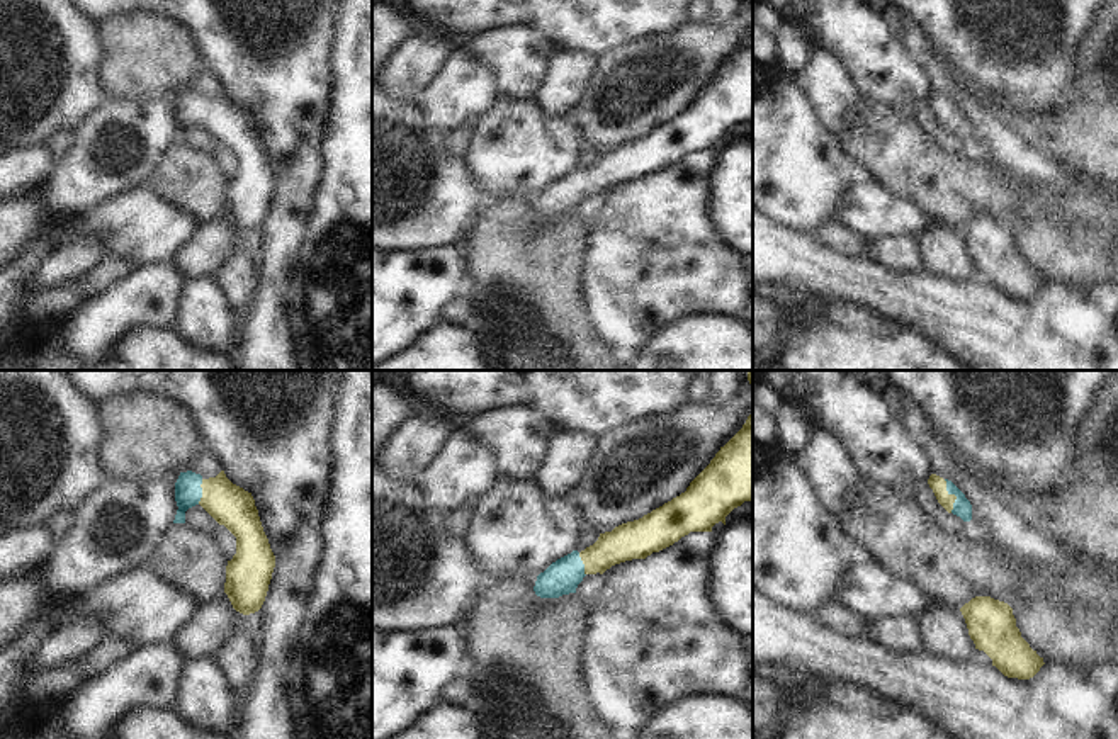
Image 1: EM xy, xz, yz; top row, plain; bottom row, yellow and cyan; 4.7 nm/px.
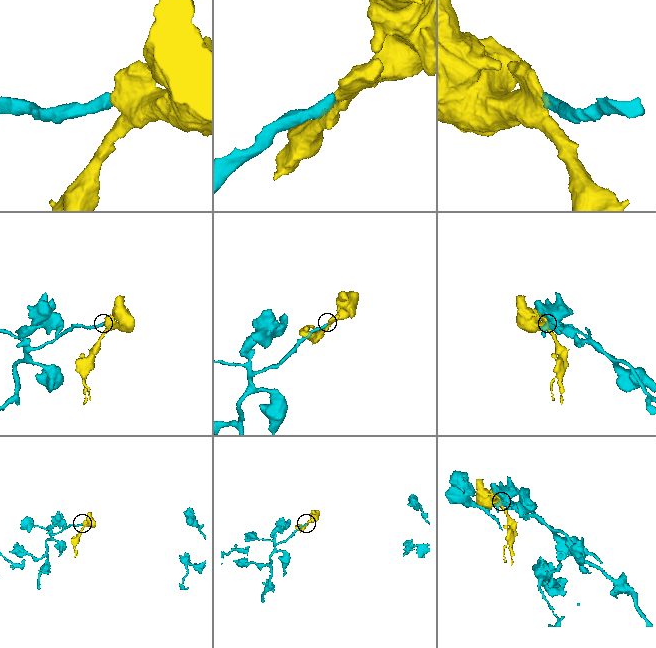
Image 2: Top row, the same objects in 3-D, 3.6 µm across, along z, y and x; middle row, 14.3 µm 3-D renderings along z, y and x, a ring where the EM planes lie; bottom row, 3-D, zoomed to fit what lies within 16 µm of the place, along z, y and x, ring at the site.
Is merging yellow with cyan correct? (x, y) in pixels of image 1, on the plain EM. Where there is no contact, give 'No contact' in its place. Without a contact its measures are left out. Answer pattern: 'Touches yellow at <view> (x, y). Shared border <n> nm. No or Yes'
Touches yellow at yz (954, 114). Shared border 170 nm. Yes.

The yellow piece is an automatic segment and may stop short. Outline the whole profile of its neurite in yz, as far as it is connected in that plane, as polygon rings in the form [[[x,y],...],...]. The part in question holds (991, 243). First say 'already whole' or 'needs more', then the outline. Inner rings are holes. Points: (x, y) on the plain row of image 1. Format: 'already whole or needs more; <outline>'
already whole; [[[975,216],[960,228],[975,268],[984,270],[1004,296],[1030,299],[1045,284],[1016,246],[1013,228],[991,216]]]

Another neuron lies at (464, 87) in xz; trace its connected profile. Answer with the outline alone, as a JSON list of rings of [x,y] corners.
[[[460,41],[423,88],[418,102],[426,121],[449,133],[464,122],[474,124],[496,95],[493,70]]]

